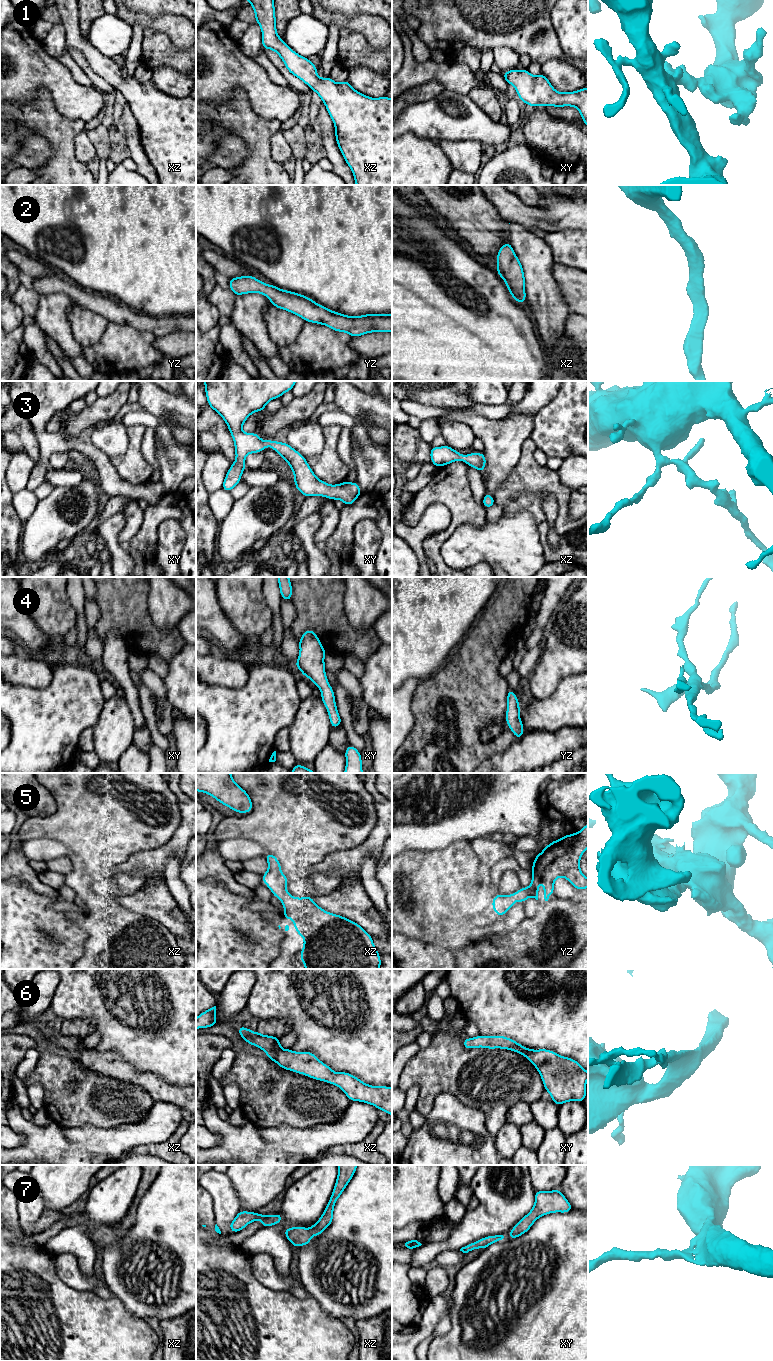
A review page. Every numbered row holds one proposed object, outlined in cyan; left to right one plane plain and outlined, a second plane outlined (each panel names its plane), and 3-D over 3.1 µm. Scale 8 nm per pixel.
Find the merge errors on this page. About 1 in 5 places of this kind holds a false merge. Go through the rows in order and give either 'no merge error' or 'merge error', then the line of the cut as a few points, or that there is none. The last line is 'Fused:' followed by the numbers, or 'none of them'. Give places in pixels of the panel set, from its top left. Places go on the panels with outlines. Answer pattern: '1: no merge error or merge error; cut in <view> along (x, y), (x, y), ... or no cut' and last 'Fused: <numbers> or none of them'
1: no merge error; no cut
2: no merge error; no cut
3: no merge error; no cut
4: no merge error; no cut
5: no merge error; no cut
6: no merge error; no cut
7: no merge error; no cut
Fused: none of them

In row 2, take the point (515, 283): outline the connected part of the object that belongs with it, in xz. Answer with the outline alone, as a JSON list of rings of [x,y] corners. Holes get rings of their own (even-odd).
[[[510,242],[505,243],[497,253],[497,273],[505,281],[514,300],[524,304],[526,300],[525,276],[522,264]]]

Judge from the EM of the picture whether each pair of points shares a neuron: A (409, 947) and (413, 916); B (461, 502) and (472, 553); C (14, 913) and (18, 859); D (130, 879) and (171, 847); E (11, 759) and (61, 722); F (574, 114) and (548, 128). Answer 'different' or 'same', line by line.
A: different
B: different
C: different
D: different
E: same
F: different

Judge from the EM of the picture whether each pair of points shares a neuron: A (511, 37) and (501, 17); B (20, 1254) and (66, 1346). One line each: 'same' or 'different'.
A: same
B: same

